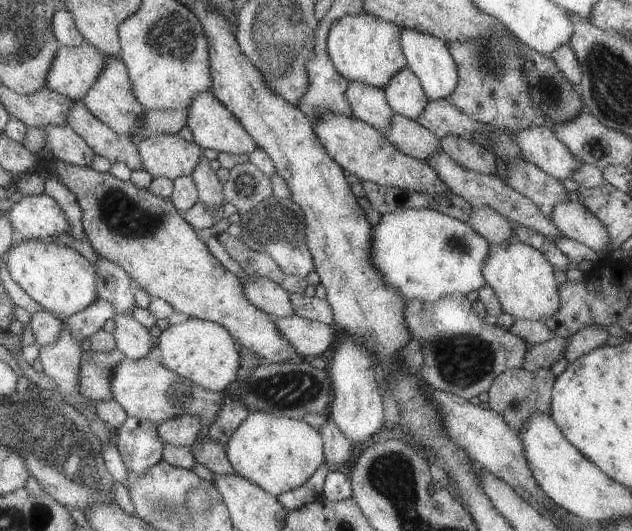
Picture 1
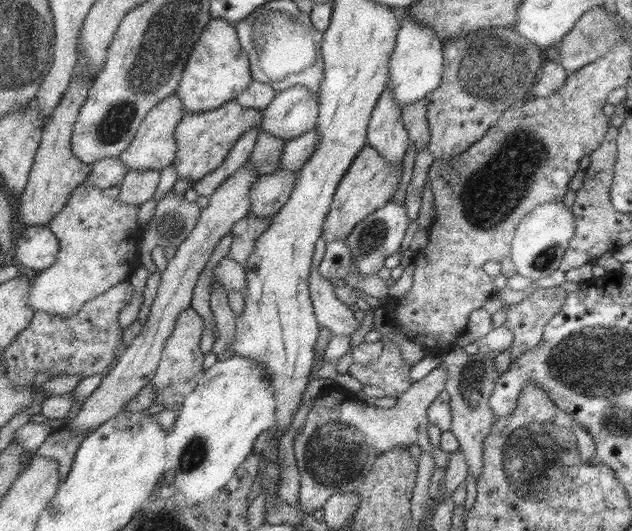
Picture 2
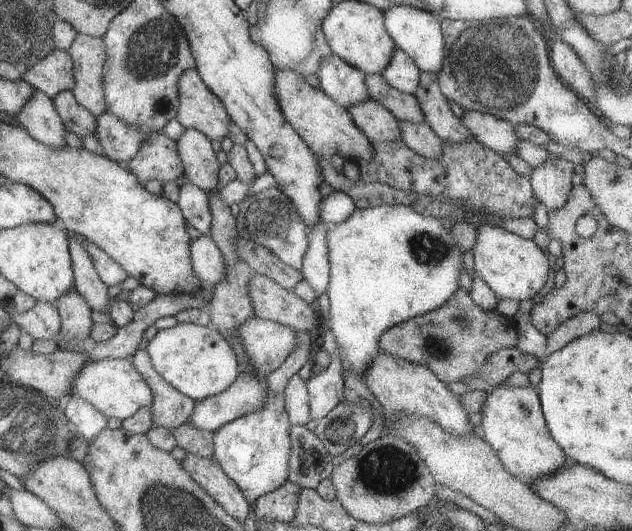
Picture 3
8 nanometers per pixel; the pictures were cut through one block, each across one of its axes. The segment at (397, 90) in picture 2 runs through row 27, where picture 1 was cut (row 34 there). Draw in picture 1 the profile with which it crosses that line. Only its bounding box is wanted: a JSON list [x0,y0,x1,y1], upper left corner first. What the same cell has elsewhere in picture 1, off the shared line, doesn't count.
[400,29,458,100]

